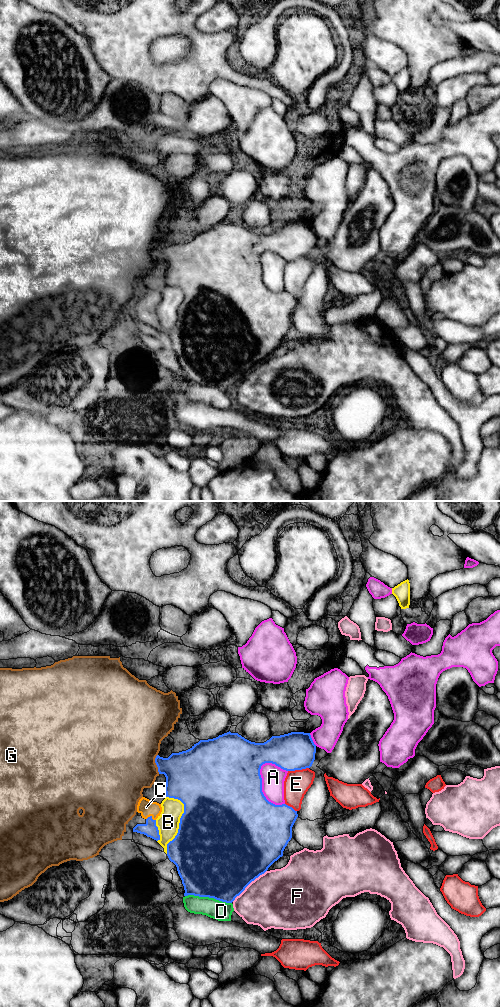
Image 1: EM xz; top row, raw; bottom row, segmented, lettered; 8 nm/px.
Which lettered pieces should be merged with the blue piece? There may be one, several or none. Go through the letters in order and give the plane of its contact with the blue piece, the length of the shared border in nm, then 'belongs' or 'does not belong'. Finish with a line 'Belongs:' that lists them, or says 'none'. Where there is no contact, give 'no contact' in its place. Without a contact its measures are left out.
A: meets blue in xz; contact 380 nm long; does not belong
B: meets blue in xz; contact 460 nm long; does not belong
C: meets blue in xz; contact 80 nm long; belongs
D: meets blue in xz; contact 380 nm long; does not belong
E: meets blue in xz; contact 170 nm long; does not belong
F: meets blue in xz; contact 380 nm long; does not belong
G: meets blue in xz; contact 160 nm long; does not belong
Belongs: C

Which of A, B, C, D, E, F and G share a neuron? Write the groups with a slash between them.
A / B / C / D / E / F / G

